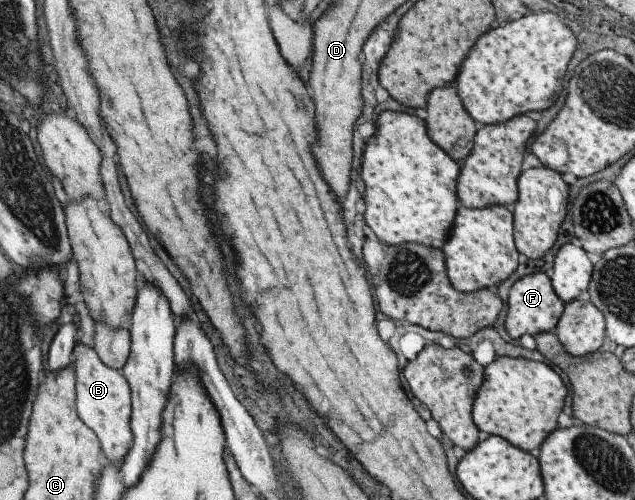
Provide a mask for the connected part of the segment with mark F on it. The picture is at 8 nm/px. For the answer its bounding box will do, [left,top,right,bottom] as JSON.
[505,272,564,340]

